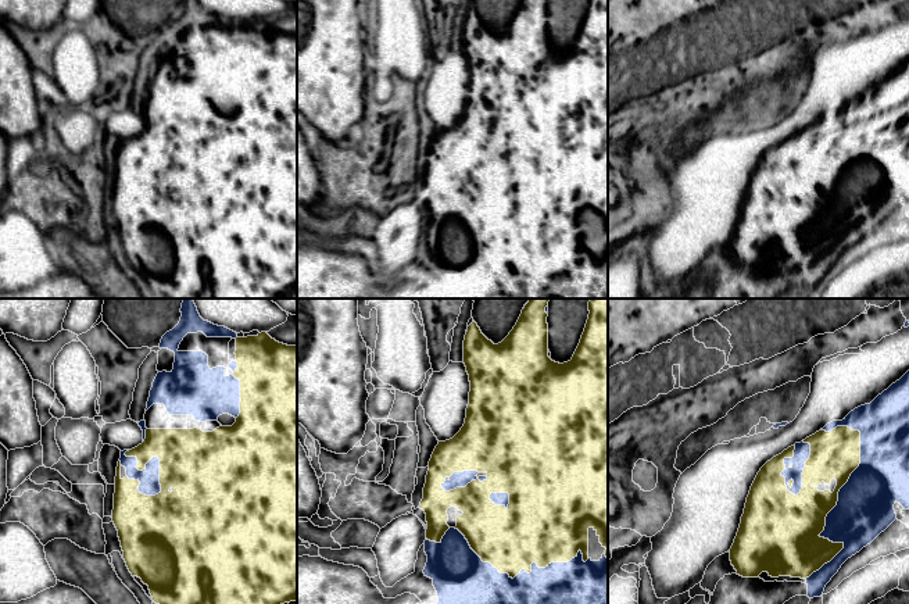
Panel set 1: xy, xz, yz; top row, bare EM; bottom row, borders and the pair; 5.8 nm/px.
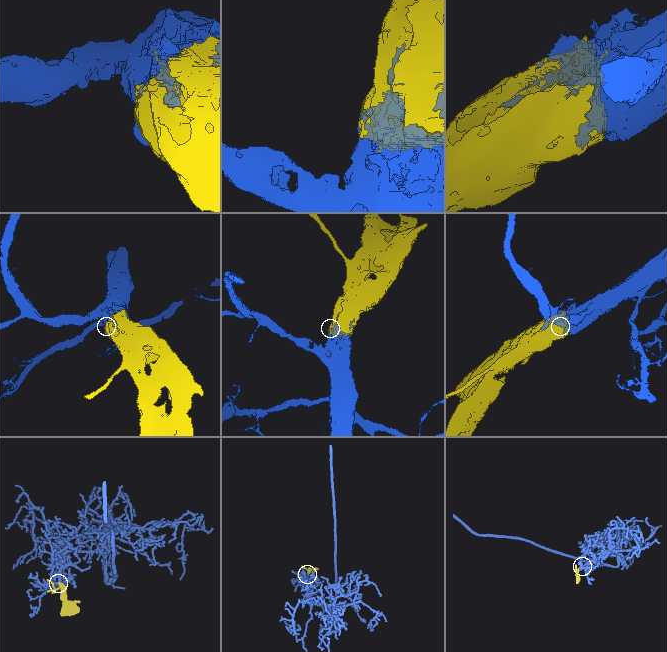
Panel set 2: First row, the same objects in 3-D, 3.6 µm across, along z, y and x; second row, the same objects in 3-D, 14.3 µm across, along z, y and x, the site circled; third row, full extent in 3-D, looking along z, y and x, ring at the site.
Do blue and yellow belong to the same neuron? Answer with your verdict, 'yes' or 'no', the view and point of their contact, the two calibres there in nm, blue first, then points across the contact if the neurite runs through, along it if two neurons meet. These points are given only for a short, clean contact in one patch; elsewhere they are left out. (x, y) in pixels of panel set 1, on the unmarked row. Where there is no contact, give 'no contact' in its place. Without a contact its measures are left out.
yes; contact yz (831, 199); calibres 340 and 340 nm

